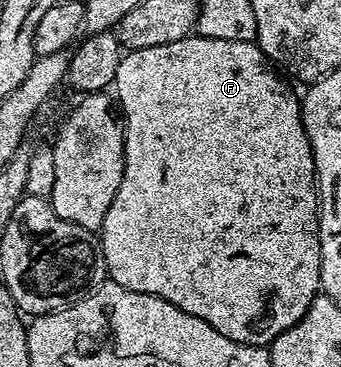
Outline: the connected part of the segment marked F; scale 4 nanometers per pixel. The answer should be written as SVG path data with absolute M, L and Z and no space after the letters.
M192 34L165 46L149 46L145 50L130 50L123 54L113 83L113 92L115 90L114 95L125 121L127 165L117 198L113 198L113 206L109 206L109 214L105 214L101 229L108 277L134 292L160 296L165 302L185 310L185 314L193 314L193 318L209 322L217 334L225 334L225 338L242 344L270 346L283 331L289 330L305 315L315 296L321 292L319 190L315 155L303 125L300 97L297 92L295 96L286 82L260 50L258 43L218 40Z

